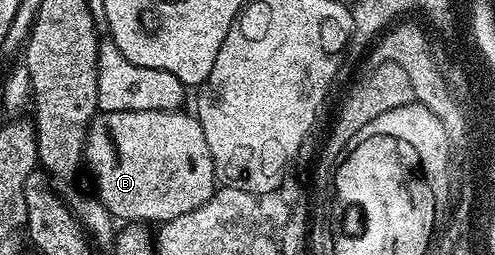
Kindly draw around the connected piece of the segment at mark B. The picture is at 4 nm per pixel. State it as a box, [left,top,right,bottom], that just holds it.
[83,110,217,226]

